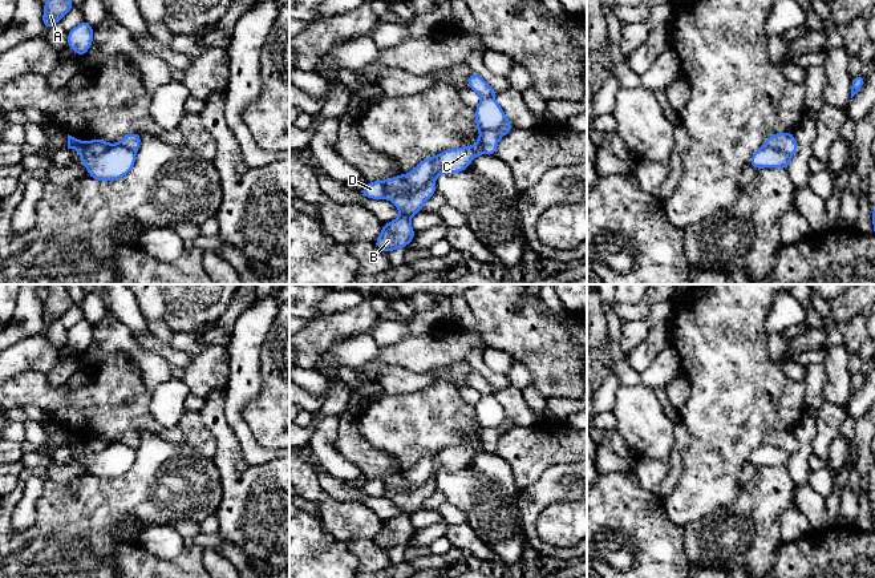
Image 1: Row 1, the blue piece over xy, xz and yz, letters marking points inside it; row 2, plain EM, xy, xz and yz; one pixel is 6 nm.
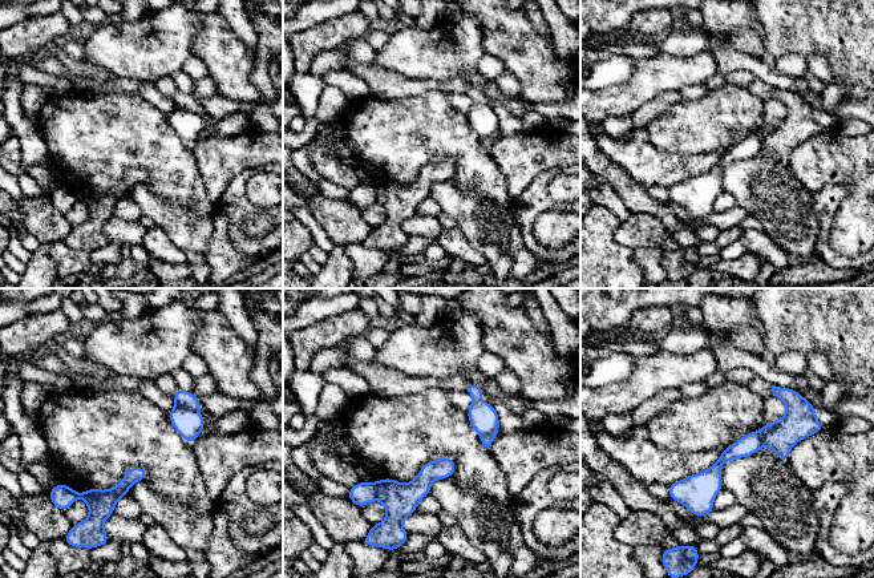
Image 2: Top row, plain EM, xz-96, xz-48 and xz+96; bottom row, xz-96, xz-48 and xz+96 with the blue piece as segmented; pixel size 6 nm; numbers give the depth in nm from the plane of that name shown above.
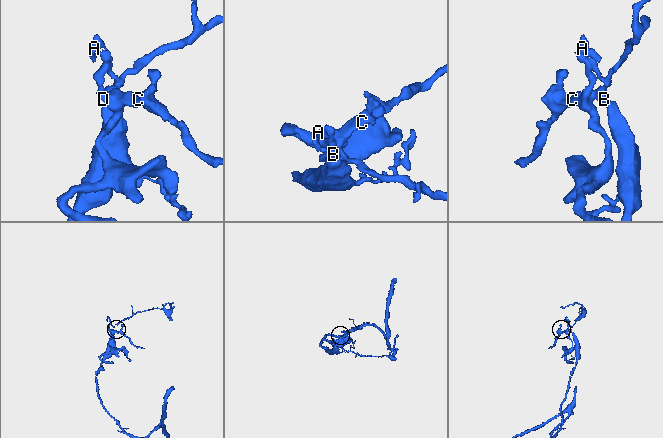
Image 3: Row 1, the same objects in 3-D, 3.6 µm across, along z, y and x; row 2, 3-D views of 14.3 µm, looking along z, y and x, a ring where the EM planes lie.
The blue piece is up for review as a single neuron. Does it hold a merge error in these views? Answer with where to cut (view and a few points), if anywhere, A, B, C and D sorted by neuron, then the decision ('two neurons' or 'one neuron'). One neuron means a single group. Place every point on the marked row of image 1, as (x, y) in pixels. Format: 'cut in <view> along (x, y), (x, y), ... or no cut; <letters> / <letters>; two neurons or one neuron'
cut in xz along (437, 156), (432, 178), (425, 185), (418, 189), (404, 186); A B C / D; two neurons

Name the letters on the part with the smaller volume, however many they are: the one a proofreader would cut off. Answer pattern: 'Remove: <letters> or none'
Remove: D

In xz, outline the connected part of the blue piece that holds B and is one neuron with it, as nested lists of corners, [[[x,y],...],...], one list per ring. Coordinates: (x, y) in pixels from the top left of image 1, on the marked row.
[[[506,120],[498,130],[481,132],[475,145],[439,153],[434,161],[432,181],[420,190],[406,189],[401,175],[384,181],[386,186],[385,198],[396,205],[401,215],[382,225],[381,235],[374,241],[374,244],[386,254],[394,248],[406,247],[416,235],[410,226],[410,217],[422,211],[424,203],[437,193],[436,177],[441,173],[457,174],[467,169],[478,154],[495,155],[498,141],[511,130],[511,122]]]

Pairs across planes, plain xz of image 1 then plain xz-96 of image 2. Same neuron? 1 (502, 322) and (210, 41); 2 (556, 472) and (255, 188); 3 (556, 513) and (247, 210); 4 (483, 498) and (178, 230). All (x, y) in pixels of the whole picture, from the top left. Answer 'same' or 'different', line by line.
1: same
2: different
3: different
4: same

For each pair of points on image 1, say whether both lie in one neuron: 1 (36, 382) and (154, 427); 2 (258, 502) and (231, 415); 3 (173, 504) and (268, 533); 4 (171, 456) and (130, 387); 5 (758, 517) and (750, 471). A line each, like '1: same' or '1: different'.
1: same
2: different
3: different
4: different
5: different

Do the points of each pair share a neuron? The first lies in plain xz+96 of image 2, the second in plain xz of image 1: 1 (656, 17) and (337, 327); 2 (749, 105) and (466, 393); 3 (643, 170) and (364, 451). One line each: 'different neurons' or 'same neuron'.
1: same neuron
2: different neurons
3: same neuron

